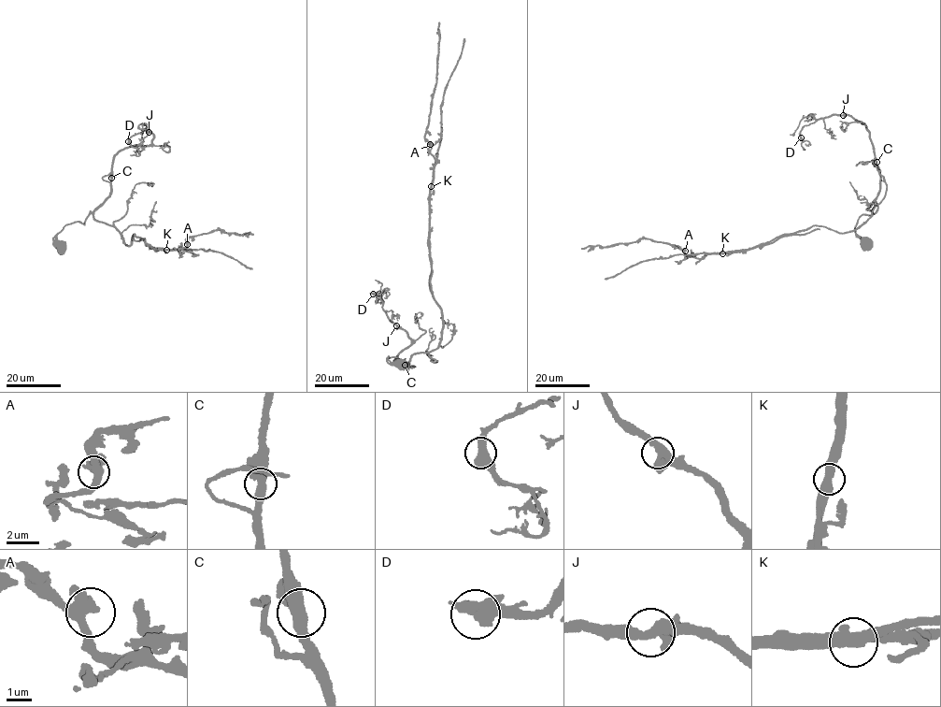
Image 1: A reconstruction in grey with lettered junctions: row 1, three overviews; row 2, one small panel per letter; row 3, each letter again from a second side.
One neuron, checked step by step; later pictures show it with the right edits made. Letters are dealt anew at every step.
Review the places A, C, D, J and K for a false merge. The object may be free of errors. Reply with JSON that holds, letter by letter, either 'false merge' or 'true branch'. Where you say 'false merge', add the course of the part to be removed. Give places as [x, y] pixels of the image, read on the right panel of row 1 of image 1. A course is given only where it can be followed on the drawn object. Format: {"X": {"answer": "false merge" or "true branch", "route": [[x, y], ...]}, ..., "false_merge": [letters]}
{"A": {"answer": "true branch"}, "C": {"answer": "true branch"}, "D": {"answer": "true branch"}, "J": {"answer": "true branch"}, "K": {"answer": "false merge", "route": [[722, 253], [707, 253], [702, 258], [686, 256], [677, 246], [643, 238], [581, 249]]}, "false_merge": ["K"]}

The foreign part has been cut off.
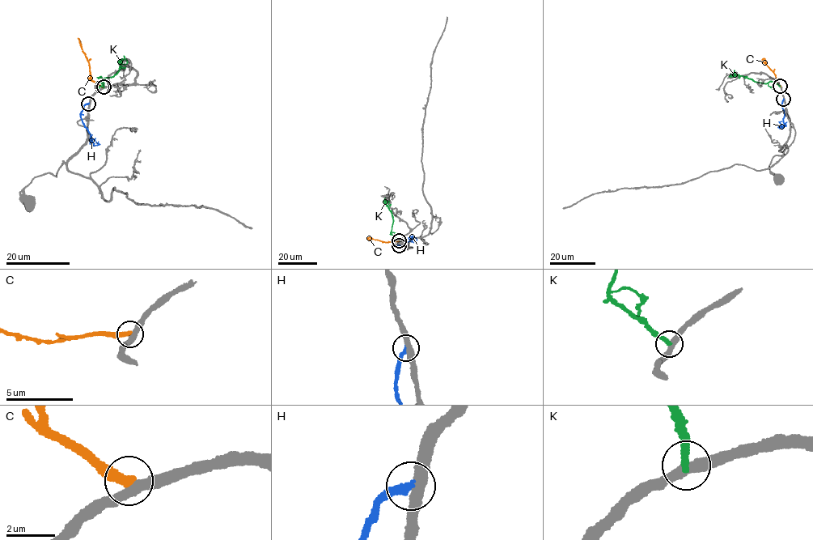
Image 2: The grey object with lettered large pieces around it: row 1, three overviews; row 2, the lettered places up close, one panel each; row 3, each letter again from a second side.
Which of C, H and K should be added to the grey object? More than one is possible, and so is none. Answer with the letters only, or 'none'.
none

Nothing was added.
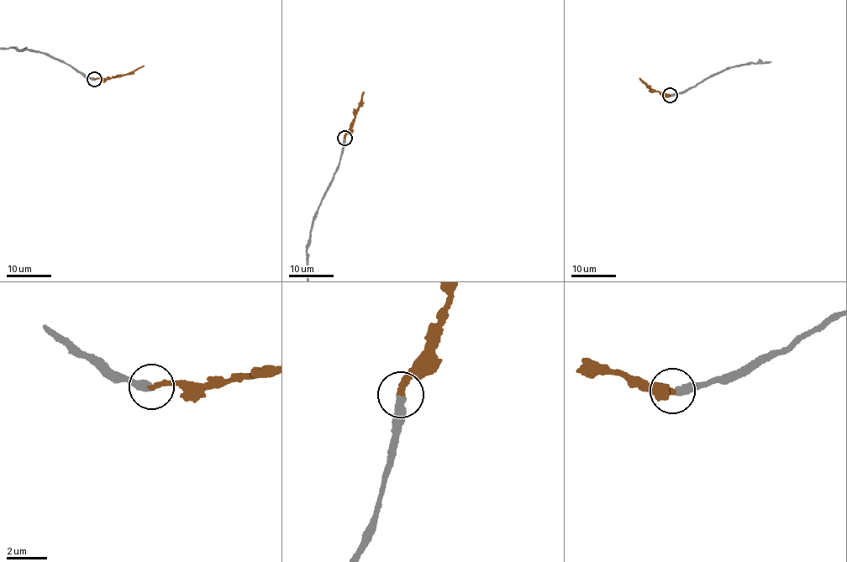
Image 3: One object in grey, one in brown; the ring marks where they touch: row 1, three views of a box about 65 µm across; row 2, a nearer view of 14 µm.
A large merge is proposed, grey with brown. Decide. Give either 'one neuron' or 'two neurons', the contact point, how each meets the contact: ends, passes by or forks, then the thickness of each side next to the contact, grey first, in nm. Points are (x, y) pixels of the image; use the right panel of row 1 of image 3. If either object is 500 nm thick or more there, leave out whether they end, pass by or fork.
one neuron; place (670, 95); grey ends; brown ends; calibres 400 and 280 nm

